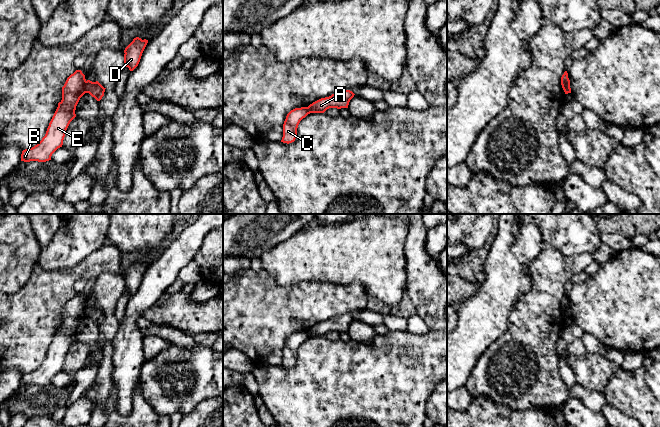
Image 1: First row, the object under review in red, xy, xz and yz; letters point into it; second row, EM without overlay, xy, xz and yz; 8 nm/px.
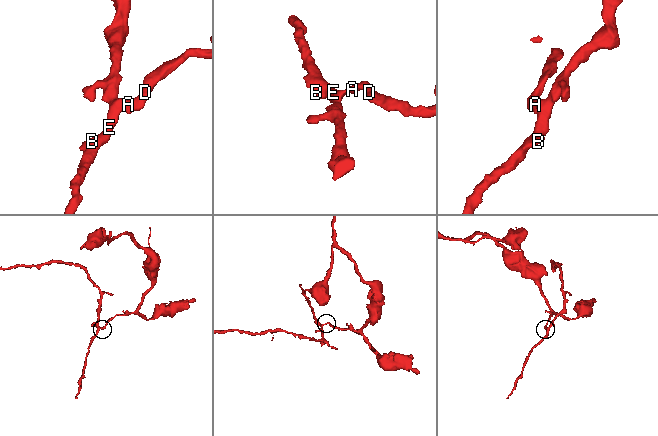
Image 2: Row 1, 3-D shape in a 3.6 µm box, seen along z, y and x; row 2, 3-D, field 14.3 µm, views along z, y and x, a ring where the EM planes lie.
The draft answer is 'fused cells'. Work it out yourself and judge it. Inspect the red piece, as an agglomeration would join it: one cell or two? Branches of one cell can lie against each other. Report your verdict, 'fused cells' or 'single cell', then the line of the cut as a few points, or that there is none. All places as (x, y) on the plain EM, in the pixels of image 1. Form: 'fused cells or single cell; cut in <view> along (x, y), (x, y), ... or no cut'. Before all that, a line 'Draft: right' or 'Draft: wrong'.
Draft: right
fused cells; cut in xy along (85, 305), (86, 316)

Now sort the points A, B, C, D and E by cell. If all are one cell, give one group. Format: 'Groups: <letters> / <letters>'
Groups: A D / B C E

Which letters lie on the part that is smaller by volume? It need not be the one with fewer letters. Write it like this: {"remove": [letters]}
{"remove": ["B", "C", "E"]}

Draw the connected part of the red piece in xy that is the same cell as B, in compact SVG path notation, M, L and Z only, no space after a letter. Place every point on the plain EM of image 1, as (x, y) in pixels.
M81 294L71 298L62 311L62 324L49 347L45 360L32 372L22 375L21 385L46 386L63 369L65 356L76 341L75 334L80 322L86 317L86 303Z

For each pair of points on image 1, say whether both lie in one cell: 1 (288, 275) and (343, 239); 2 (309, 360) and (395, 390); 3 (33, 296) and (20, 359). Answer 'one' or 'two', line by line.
1: one
2: one
3: one

